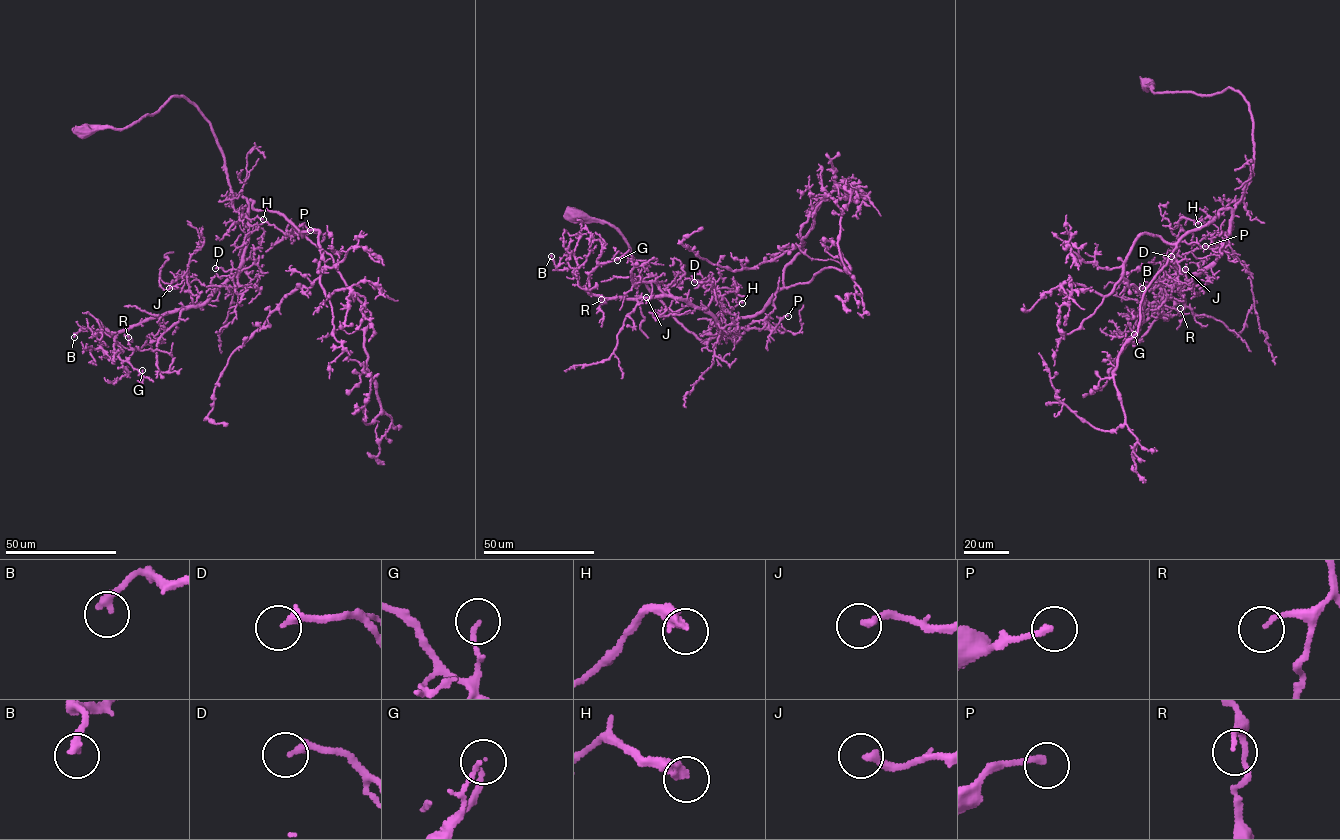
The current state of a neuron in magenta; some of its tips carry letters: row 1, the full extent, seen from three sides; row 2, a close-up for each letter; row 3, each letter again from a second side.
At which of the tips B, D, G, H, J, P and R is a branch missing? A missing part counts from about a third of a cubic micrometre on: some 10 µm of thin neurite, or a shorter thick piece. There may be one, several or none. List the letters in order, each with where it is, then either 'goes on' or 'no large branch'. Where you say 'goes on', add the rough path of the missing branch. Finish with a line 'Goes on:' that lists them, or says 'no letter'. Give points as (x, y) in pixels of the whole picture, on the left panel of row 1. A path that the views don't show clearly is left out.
B: at (74, 337); no large branch
D: at (215, 268); no large branch
G: at (142, 370); no large branch
H: at (263, 219); no large branch
J: at (169, 288); no large branch
P: at (310, 230); goes on; missing branch runs (310, 230), (334, 214)
R: at (128, 337); no large branch
Goes on: P

